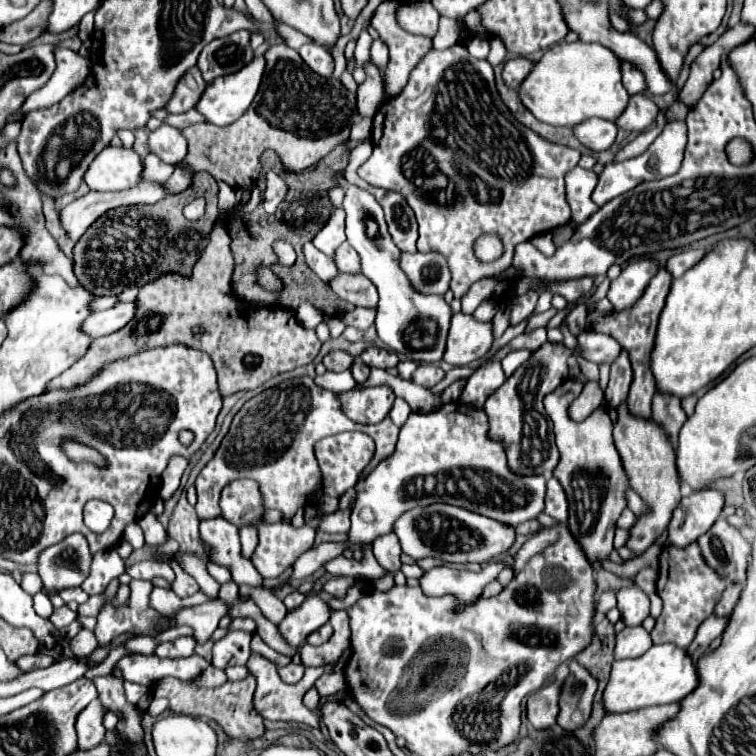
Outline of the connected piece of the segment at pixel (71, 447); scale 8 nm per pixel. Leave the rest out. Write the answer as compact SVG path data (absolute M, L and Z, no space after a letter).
M64 443L64 451L72 461L92 461L96 465L104 463L104 459L98 451L90 449L90 447L84 447L84 445L78 445L78 443Z

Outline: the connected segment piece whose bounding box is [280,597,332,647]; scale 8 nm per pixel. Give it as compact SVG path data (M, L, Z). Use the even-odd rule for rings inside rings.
M308 597L298 609L290 611L280 623L280 633L292 647L304 645L306 637L330 619L332 609L320 597Z

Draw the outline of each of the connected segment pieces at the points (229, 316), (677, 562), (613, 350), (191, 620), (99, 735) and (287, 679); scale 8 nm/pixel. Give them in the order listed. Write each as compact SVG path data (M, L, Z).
M216 225L212 229L212 239L200 261L194 265L190 277L168 273L146 283L138 295L136 317L124 329L94 339L88 353L74 363L70 371L64 371L52 383L48 383L46 391L74 387L92 379L106 363L124 359L142 349L164 347L170 343L184 343L210 355L218 373L222 397L236 391L256 389L280 373L312 363L322 347L316 331L304 329L296 321L292 309L266 305L254 307L246 301L240 301L230 285L232 271L234 259L230 253L230 237L222 227Z
M670 543L664 545L660 553L660 569L656 581L658 595L662 593L664 609L656 619L652 629L652 641L658 643L676 643L678 647L688 647L696 635L698 625L712 615L722 591L726 589L726 579L722 579L712 567L706 567L706 559L702 559L702 551L698 543L690 543L688 547L680 549Z
M584 331L578 337L578 343L582 347L582 357L594 363L612 363L618 353L620 353L620 345L616 339L612 339L610 335L604 333L594 333L594 331Z
M214 599L210 603L180 611L174 619L168 619L168 623L170 623L170 627L190 625L196 631L196 639L200 643L206 643L210 639L210 635L214 633L214 629L218 627L218 621L224 615L228 615L228 611L230 611L230 607L224 601Z
M94 699L80 715L76 721L76 731L78 731L78 747L82 749L90 749L96 747L98 743L104 741L104 715L106 715L106 707L100 703L100 699Z
M288 663L288 665L280 667L278 673L280 673L280 679L282 679L284 683L298 683L298 681L302 679L302 675L304 675L304 665Z

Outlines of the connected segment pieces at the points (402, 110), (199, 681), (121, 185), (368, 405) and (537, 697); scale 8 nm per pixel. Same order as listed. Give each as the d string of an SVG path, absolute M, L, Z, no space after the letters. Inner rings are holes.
M460 43L446 51L432 49L412 71L402 93L382 103L374 117L372 145L374 153L358 169L358 175L374 187L398 191L406 197L420 225L418 251L438 251L448 259L452 271L450 289L454 291L456 299L460 299L478 279L510 267L514 247L518 243L542 233L550 233L552 229L558 229L570 221L572 213L564 193L564 175L578 165L580 151L550 143L530 131L526 125L518 123L498 95L492 65L488 61L470 57L466 47ZM472 179L482 179L486 183L486 201L476 199L472 193ZM484 233L498 233L506 249L504 255L492 263L482 263L474 257L472 245Z
M210 665L195 679L195 684L199 687L215 688L224 684L227 680L224 670Z
M108 145L88 167L84 181L90 191L122 191L142 179L142 159L134 149Z
M386 385L340 393L344 413L356 423L380 423L394 403L394 393Z
M556 679L528 697L528 721L534 725L534 729L546 729L556 723L560 691L562 681Z

